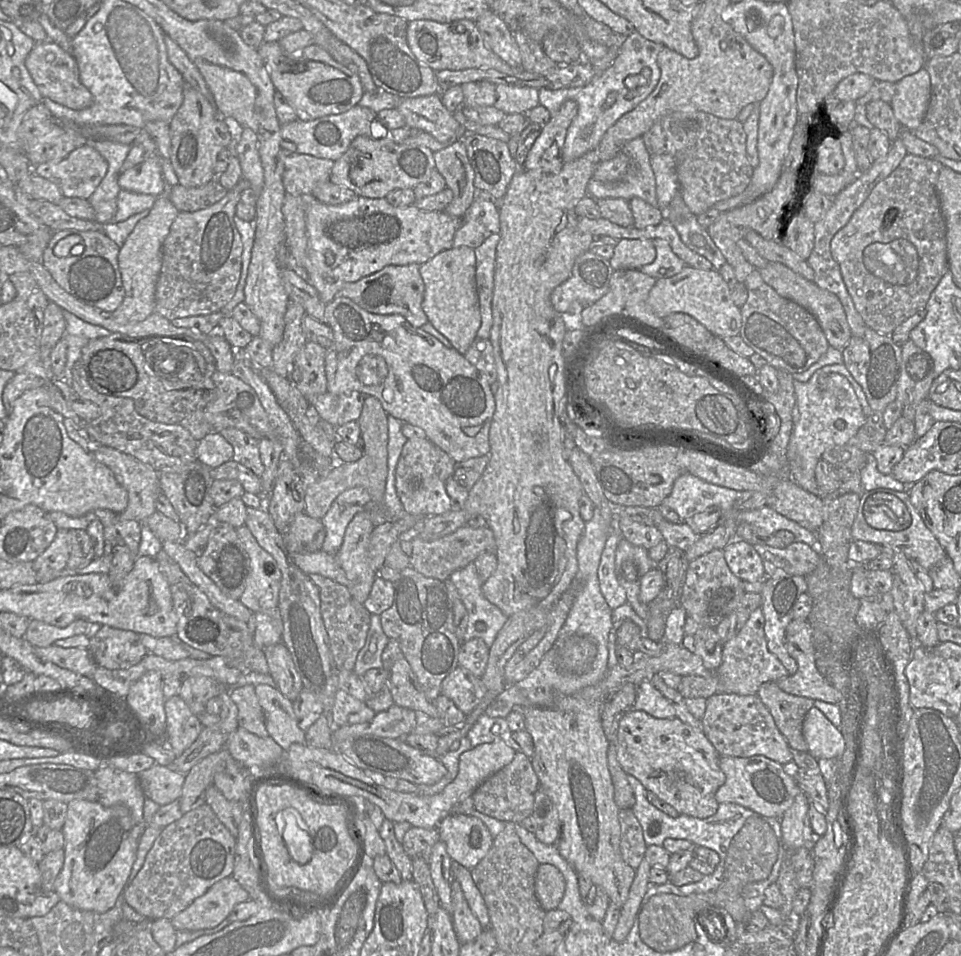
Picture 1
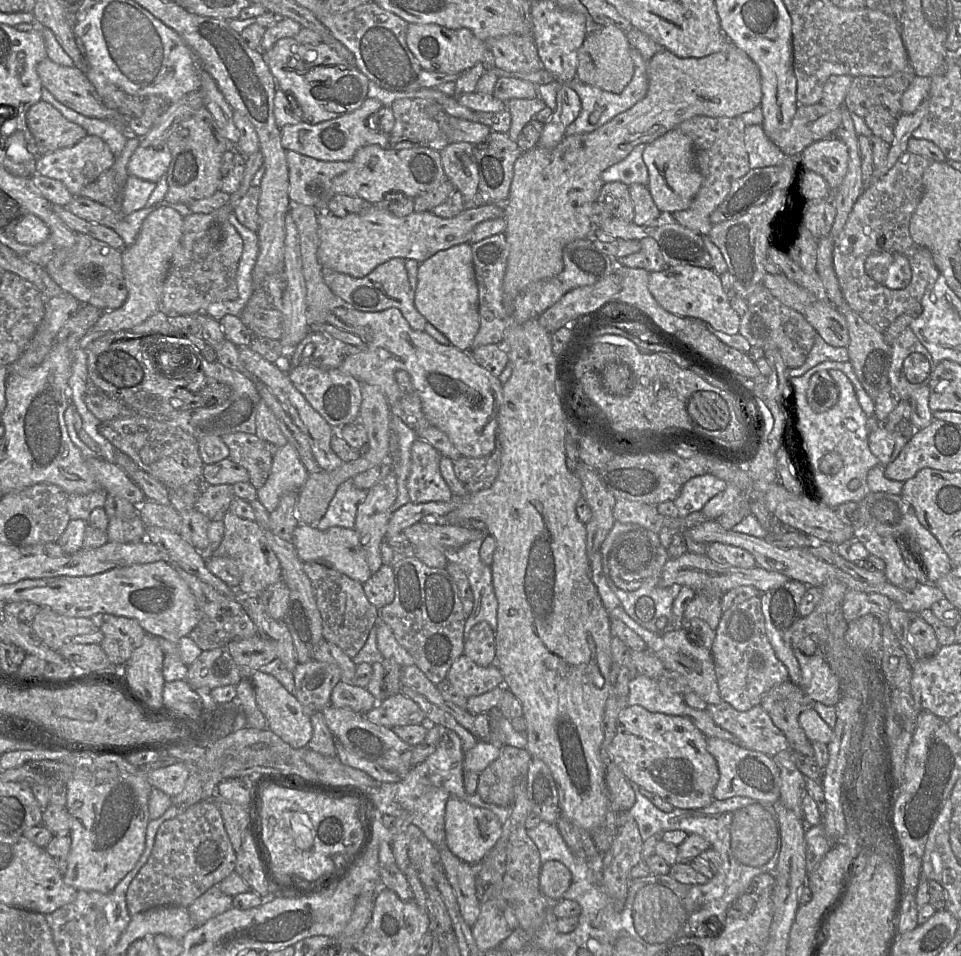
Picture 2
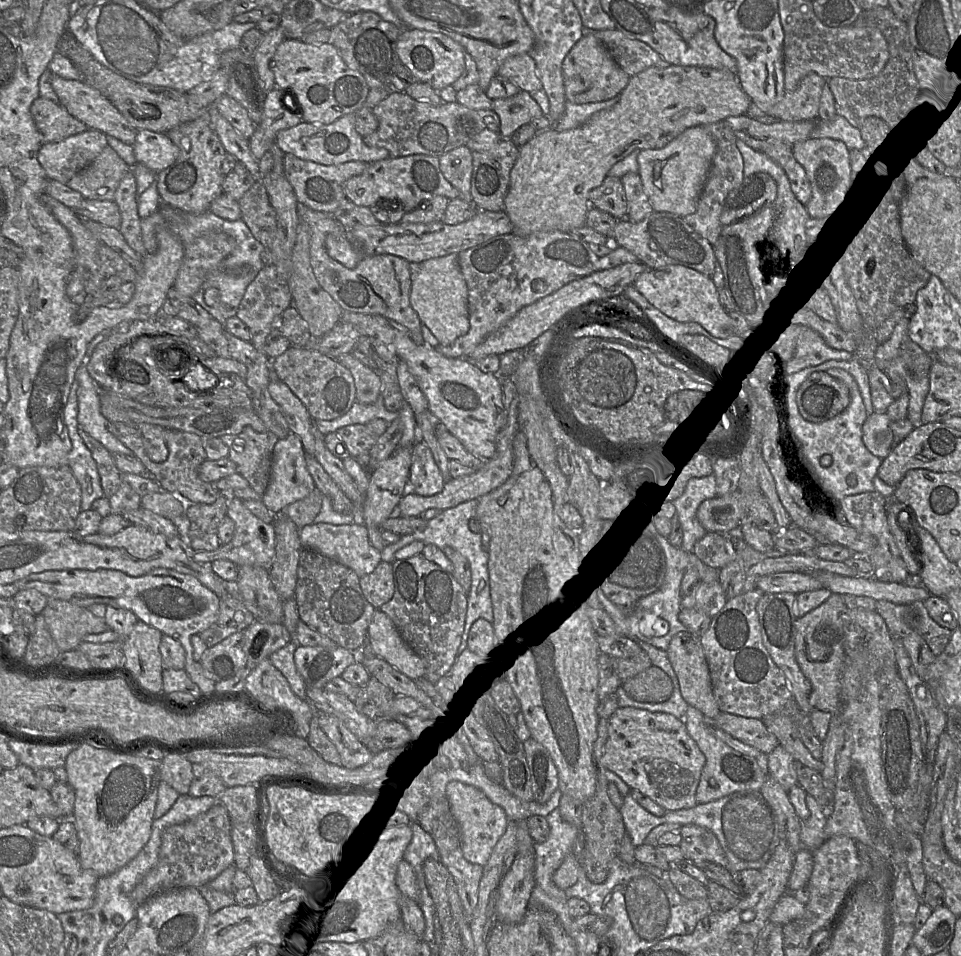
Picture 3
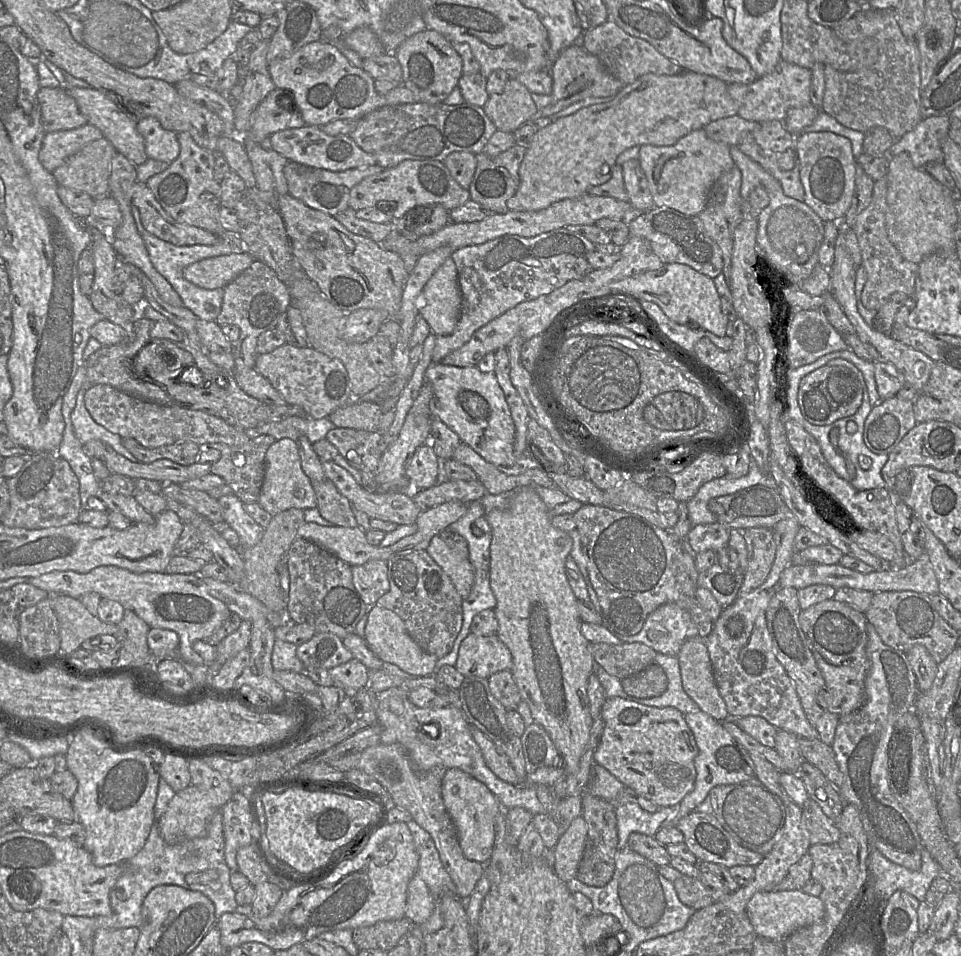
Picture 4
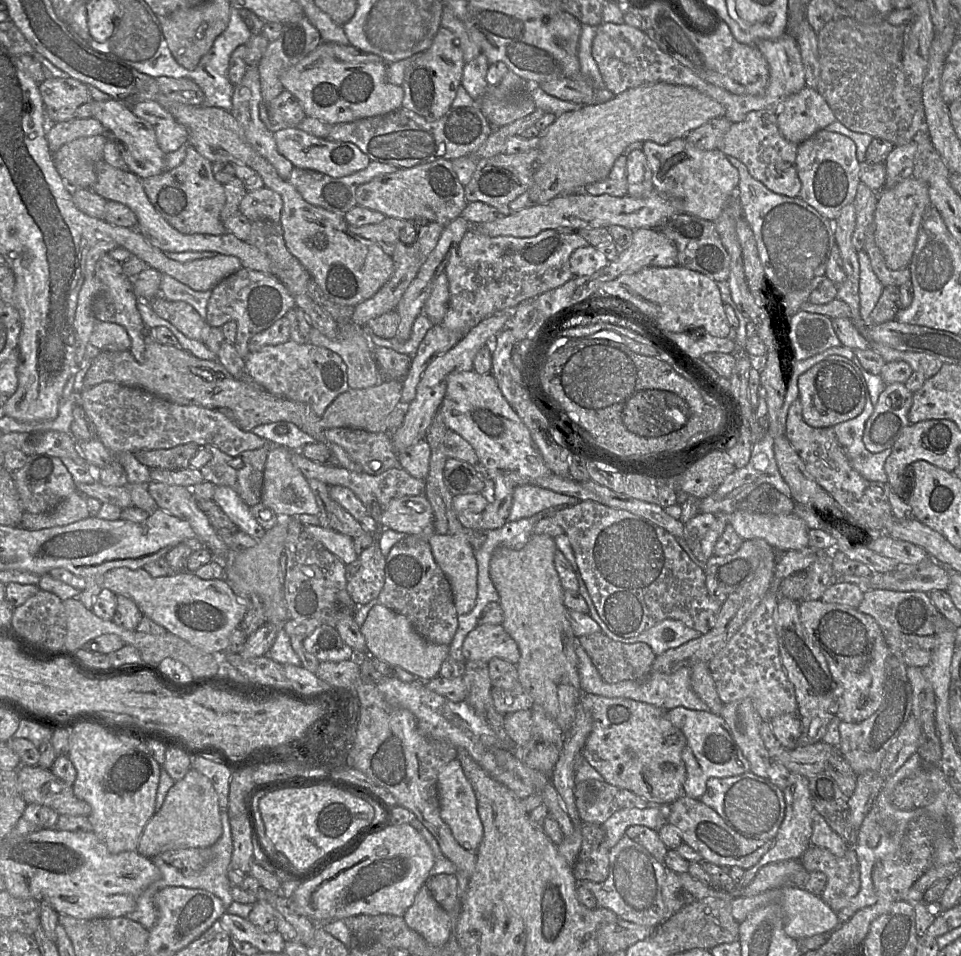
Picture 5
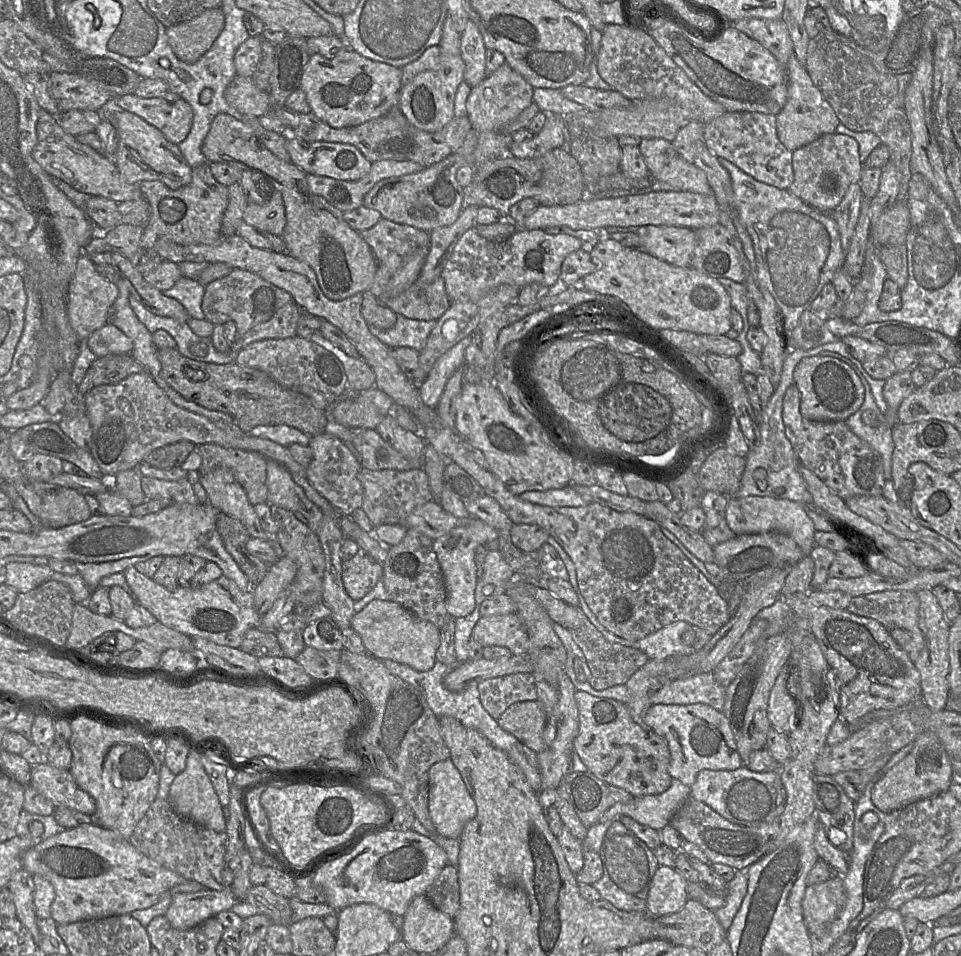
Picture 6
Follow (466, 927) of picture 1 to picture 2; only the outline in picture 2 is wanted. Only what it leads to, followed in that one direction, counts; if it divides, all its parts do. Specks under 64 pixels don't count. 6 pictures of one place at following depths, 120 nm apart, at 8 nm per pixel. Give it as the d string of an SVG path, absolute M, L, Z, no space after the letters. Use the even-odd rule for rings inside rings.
M446 843L439 847L444 873L453 888L464 921L473 926L480 913L477 868L456 857Z

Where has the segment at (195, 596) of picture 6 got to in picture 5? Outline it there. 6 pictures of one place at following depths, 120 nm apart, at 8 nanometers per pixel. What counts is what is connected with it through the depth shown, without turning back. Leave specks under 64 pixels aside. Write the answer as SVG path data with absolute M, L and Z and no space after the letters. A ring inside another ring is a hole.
M114 568L103 576L103 588L135 602L143 615L206 653L229 650L230 634L247 612L244 604L224 580L204 580L183 570L170 576L152 577L143 568Z

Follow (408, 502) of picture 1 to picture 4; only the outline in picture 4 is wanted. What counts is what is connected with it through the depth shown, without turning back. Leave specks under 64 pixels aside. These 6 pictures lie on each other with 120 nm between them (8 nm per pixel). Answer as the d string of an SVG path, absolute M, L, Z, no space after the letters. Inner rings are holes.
M430 442L421 445L412 456L406 476L412 490L425 490L437 484L439 458Z

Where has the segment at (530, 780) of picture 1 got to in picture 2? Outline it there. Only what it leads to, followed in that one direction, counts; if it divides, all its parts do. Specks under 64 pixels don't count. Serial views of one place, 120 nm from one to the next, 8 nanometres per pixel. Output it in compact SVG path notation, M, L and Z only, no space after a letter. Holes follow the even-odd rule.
M502 746L499 757L479 773L476 793L486 803L509 806L516 783L528 775L531 760L526 748Z

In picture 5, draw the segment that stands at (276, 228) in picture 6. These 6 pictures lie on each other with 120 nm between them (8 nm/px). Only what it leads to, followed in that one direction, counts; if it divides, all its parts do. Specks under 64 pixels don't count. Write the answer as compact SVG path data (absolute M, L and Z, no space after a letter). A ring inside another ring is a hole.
M267 187L247 192L240 203L239 212L250 221L268 219L280 222L283 201L281 196Z

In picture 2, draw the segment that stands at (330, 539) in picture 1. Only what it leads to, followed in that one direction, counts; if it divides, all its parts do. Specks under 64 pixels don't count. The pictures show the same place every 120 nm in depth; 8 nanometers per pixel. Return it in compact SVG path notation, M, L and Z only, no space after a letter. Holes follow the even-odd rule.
M352 479L343 482L337 488L325 515L315 526L322 531L331 527L354 528L358 507L364 502L367 492L356 488Z

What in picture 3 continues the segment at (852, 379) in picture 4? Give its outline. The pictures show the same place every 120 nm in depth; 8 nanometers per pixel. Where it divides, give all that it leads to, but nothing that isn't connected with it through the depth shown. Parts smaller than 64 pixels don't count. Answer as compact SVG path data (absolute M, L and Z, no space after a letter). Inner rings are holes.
M815 371L800 385L796 402L801 416L813 423L825 422L850 403L848 387L826 371Z

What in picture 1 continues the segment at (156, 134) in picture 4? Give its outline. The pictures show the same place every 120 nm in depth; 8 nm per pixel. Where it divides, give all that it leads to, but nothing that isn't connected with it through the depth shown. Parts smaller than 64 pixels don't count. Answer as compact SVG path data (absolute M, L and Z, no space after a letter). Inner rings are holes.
M158 153L152 155L120 174L118 178L120 188L160 197L164 192L163 164L164 159Z

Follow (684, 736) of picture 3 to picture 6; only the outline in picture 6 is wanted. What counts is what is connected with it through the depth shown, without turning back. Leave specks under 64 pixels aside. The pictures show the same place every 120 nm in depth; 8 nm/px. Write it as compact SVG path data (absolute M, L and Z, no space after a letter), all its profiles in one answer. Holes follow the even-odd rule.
M576 691L574 698L578 708L579 727L573 748L589 772L610 785L628 791L634 797L661 794L670 787L673 779L669 773L671 754L664 737L653 730L642 729L632 719L627 705L620 701L595 697L583 691Z

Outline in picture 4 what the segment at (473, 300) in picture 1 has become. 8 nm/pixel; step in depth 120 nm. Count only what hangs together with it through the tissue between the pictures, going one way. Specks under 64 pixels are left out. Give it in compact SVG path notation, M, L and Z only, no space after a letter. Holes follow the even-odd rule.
M449 257L426 283L419 299L419 314L435 335L448 335L457 325L461 305L458 272L452 257Z

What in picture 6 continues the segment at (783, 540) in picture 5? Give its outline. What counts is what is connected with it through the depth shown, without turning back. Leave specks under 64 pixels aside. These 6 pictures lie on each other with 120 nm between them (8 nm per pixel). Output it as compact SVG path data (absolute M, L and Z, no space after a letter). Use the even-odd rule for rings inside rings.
M729 496L726 508L726 522L736 534L756 534L762 532L781 532L792 537L806 556L810 556L815 546L815 527L805 506L799 502L773 497L734 497Z

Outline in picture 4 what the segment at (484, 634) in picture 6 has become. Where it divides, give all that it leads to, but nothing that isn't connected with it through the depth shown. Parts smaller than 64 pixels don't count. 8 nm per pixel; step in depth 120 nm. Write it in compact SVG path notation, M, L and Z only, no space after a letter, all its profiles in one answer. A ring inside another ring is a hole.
M469 633L460 645L455 668L465 677L489 679L499 671L512 670L512 655L497 635Z

